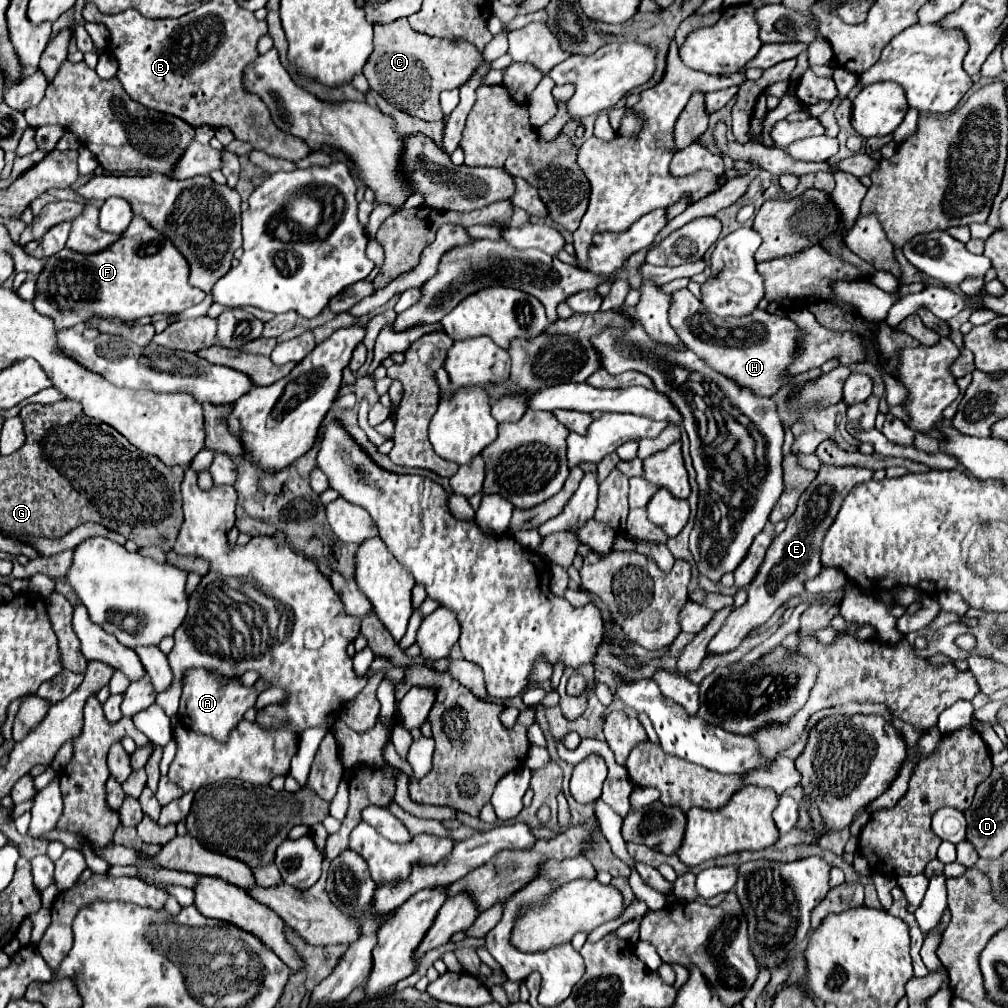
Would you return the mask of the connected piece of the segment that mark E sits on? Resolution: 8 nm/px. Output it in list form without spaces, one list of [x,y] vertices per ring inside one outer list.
[[[821,466],[817,478],[809,484],[809,488],[803,492],[799,498],[795,514],[787,520],[787,528],[773,540],[769,546],[763,564],[759,566],[757,576],[753,582],[747,586],[749,598],[743,606],[739,606],[723,624],[723,628],[715,634],[715,638],[709,642],[709,652],[727,652],[739,646],[739,642],[753,630],[755,626],[761,626],[767,622],[773,612],[783,606],[789,598],[801,596],[805,592],[805,582],[815,578],[823,564],[821,564],[821,546],[827,530],[835,522],[835,516],[841,508],[843,498],[847,492],[861,482],[871,480],[873,472],[867,468],[857,468],[857,466],[847,466],[847,468],[835,468],[835,466]]]

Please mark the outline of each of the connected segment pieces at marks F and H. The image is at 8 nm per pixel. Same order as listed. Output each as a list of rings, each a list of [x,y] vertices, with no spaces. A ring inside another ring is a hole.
[[[135,216],[129,224],[129,228],[121,234],[119,240],[109,244],[101,252],[93,254],[81,254],[71,248],[63,248],[61,252],[47,258],[41,274],[37,276],[37,294],[33,298],[35,310],[41,314],[53,318],[55,326],[61,328],[73,328],[83,326],[91,318],[119,318],[123,322],[133,322],[143,316],[153,314],[169,314],[169,312],[183,312],[195,304],[199,304],[205,298],[205,292],[191,286],[187,282],[189,268],[187,260],[183,260],[181,252],[175,250],[175,246],[155,228],[147,224],[147,220]]]
[[[681,288],[671,294],[669,322],[685,346],[691,348],[709,368],[735,380],[739,386],[749,388],[755,396],[771,396],[785,384],[781,376],[797,350],[797,328],[787,316],[755,310],[747,318],[723,320],[707,312],[689,288]]]

